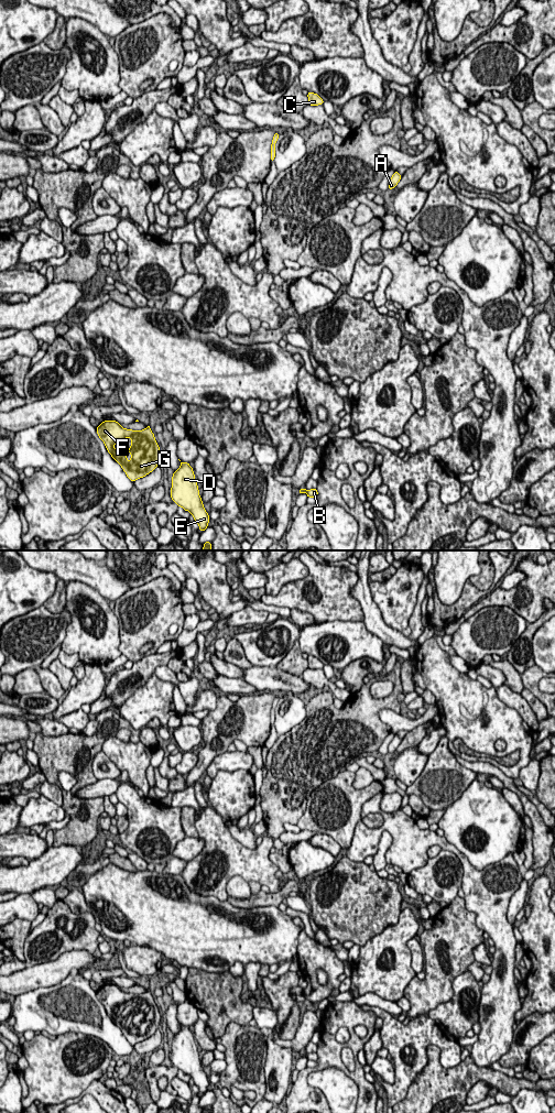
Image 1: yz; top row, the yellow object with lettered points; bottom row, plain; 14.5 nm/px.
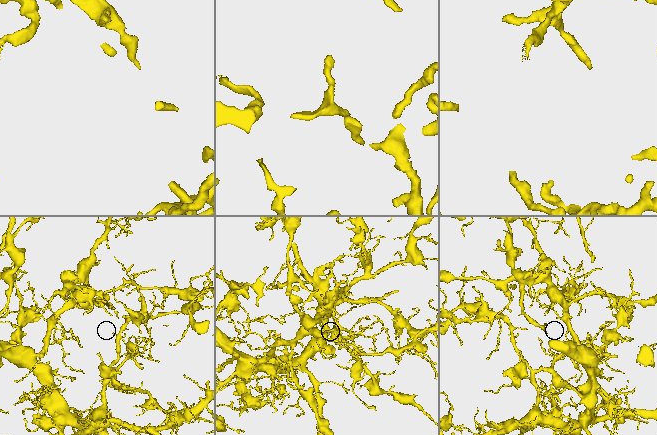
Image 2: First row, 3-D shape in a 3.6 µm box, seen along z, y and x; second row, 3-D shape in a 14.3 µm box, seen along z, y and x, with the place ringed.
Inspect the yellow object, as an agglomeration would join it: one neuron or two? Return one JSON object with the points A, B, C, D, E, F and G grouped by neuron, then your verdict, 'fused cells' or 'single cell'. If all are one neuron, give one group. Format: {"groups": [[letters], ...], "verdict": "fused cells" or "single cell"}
{"groups": [["A", "B", "C", "D", "E", "F", "G"]], "verdict": "single cell"}

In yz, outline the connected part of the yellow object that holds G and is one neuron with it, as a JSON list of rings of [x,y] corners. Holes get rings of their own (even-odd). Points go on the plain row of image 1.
[[[107,983],[104,984],[96,992],[96,994],[99,1002],[104,1005],[108,1016],[121,1029],[127,1040],[132,1046],[145,1040],[159,1029],[161,1023],[161,1014],[150,989],[148,989],[143,994],[132,994],[121,991],[120,987],[116,984]],[[128,1001],[131,1002],[131,1011],[127,1014],[126,1017],[123,1016],[123,1012],[121,1014],[119,1012],[113,1012],[116,1007],[120,1008],[120,1006]]]

